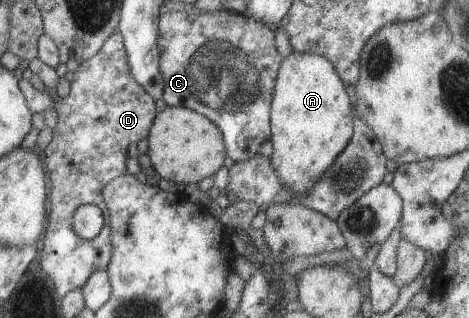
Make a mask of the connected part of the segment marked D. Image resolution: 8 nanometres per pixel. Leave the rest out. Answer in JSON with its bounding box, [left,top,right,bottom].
[41,31,157,296]

